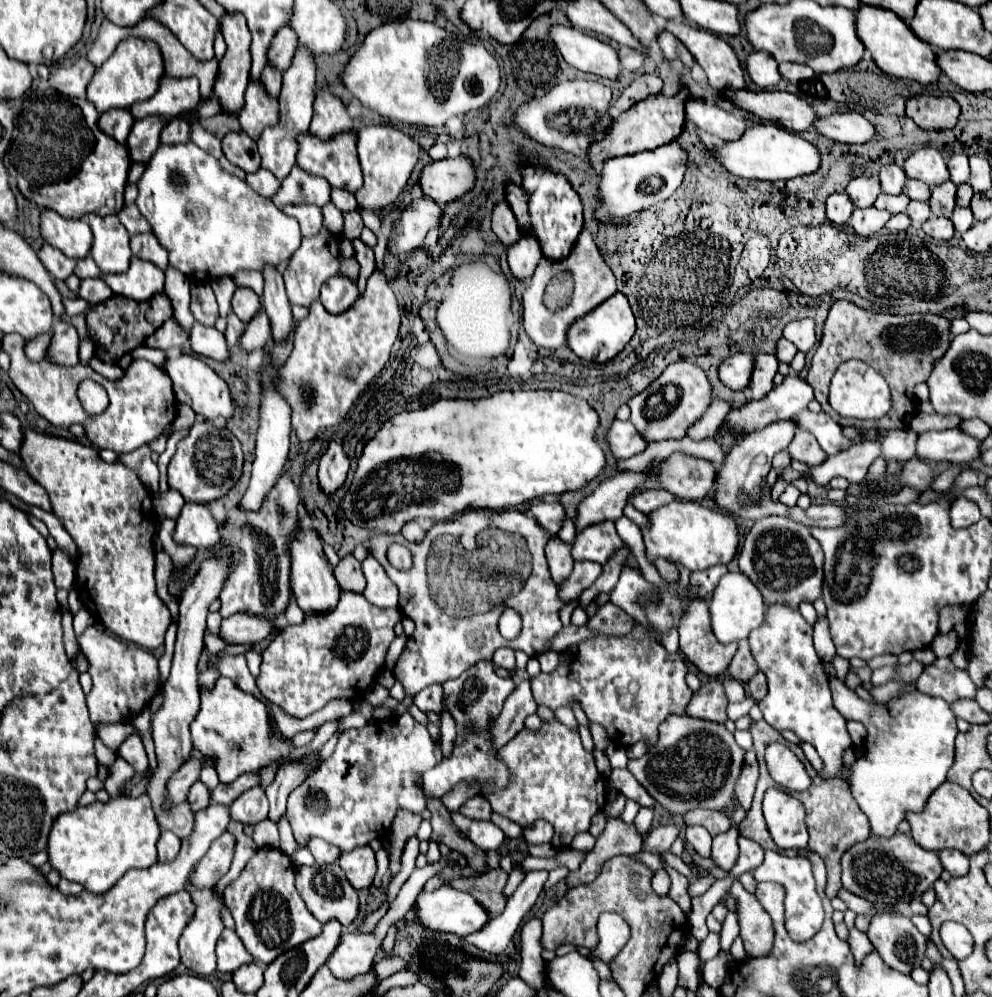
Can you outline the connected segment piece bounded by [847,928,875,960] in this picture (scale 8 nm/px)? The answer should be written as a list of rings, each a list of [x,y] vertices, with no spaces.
[[[853,928],[853,930],[849,930],[849,946],[851,946],[851,952],[855,954],[855,958],[857,960],[863,960],[863,956],[867,956],[869,952],[873,952],[875,948],[873,948],[873,944],[869,944],[869,938],[867,938],[867,934],[863,934],[863,932],[859,932],[857,928]]]

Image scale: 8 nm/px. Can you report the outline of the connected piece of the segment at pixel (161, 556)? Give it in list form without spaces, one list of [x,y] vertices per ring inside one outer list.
[[[159,550],[159,552],[157,552],[157,558],[155,558],[157,594],[159,594],[159,598],[167,604],[167,608],[171,610],[173,620],[177,620],[179,600],[177,600],[177,596],[173,596],[173,594],[169,592],[169,578],[171,578],[171,572],[173,572],[173,562],[171,562],[169,554],[167,554],[167,552],[163,552],[163,550]]]

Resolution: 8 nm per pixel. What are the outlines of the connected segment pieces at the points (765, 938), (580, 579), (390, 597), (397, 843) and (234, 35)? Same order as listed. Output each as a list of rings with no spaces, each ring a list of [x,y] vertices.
[[[738,879],[734,880],[730,894],[737,900],[741,938],[747,956],[765,956],[765,952],[773,948],[773,926],[769,914],[763,910],[757,898],[745,890]]]
[[[579,562],[577,566],[573,566],[571,576],[559,586],[559,596],[569,602],[573,598],[577,598],[585,588],[589,588],[601,574],[603,566],[597,562]]]
[[[369,556],[363,562],[375,562],[375,568],[373,566],[365,568],[367,586],[365,586],[363,594],[367,596],[367,600],[371,604],[375,604],[377,608],[397,608],[399,606],[399,592],[397,592],[397,586],[389,580],[385,568],[381,568],[379,562],[373,560],[373,556]]]
[[[407,810],[397,812],[391,832],[389,832],[389,838],[391,838],[391,866],[389,868],[391,868],[393,876],[399,872],[399,858],[401,858],[403,846],[405,846],[407,838],[419,830],[419,824],[421,824],[419,814],[411,814]]]
[[[225,14],[223,22],[221,22],[221,32],[227,42],[227,52],[219,62],[219,72],[217,72],[217,78],[213,84],[213,98],[219,102],[223,112],[237,114],[245,106],[243,94],[245,94],[245,88],[249,82],[249,70],[251,70],[251,54],[249,54],[251,34],[247,30],[243,16],[229,16],[229,14]]]

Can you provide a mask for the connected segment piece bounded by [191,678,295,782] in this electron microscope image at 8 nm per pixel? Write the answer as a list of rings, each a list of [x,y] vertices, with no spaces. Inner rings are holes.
[[[219,678],[211,692],[201,690],[201,710],[191,724],[195,752],[215,762],[221,782],[233,782],[245,772],[257,772],[293,752],[293,742],[273,736],[273,722],[265,702],[243,692],[231,678]]]

